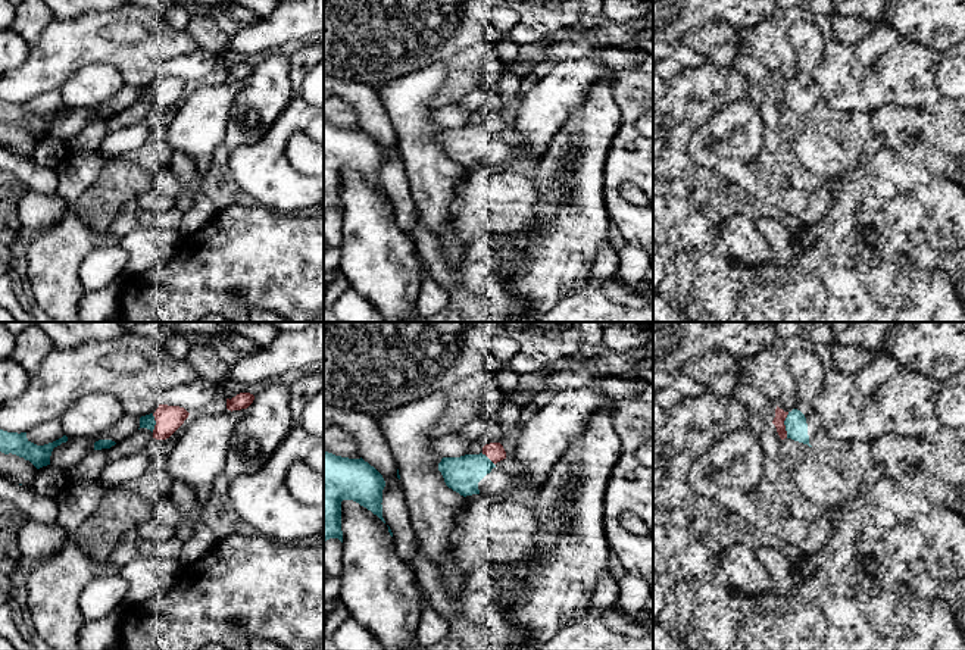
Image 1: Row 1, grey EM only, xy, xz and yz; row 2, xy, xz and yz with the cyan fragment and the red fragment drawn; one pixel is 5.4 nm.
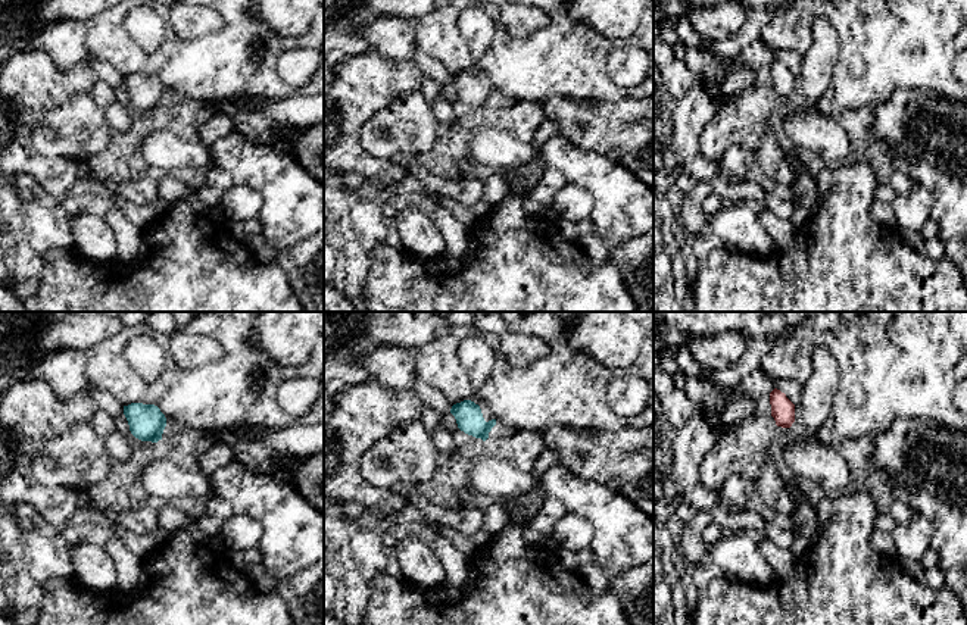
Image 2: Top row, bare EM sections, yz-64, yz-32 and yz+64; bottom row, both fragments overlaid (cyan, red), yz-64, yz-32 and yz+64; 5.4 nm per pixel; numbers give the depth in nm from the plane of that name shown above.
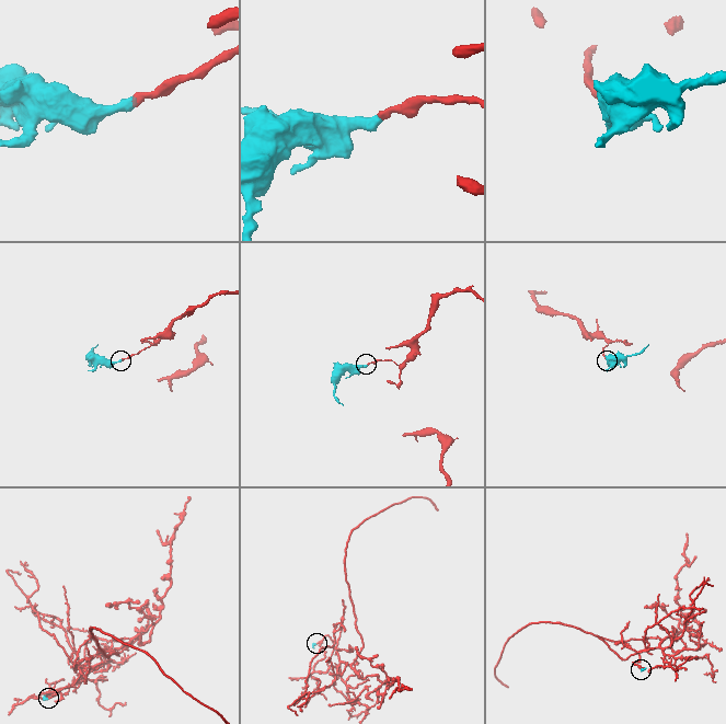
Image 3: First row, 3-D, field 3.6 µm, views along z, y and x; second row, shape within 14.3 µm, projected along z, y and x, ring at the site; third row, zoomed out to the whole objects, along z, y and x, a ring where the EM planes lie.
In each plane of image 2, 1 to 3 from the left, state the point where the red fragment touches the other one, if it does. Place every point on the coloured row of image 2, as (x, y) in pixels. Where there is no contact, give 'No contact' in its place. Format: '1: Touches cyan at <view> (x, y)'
1: No contact
2: No contact
3: No contact

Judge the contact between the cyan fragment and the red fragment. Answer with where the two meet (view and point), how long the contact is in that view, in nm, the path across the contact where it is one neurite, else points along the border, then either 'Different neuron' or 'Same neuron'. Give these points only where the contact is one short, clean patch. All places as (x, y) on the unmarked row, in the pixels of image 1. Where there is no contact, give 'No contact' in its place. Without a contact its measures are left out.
Touches cyan at yz (784, 94). Shared border 140 nm. Different neuron

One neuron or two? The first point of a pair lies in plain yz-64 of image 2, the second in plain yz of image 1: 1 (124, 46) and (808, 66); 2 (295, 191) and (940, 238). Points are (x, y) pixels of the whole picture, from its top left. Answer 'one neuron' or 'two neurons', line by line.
1: two neurons
2: one neuron

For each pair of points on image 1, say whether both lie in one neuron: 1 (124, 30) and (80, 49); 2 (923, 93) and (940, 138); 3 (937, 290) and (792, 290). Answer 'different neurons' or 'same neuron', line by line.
1: different neurons
2: different neurons
3: same neuron

